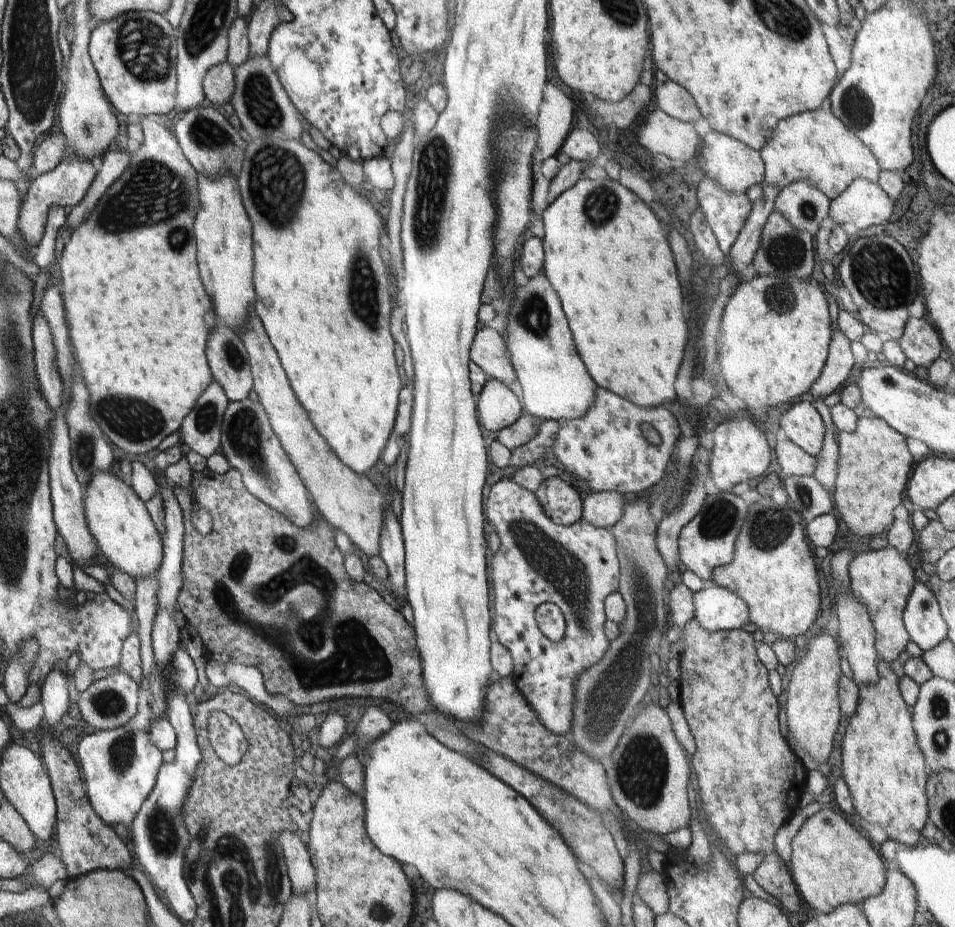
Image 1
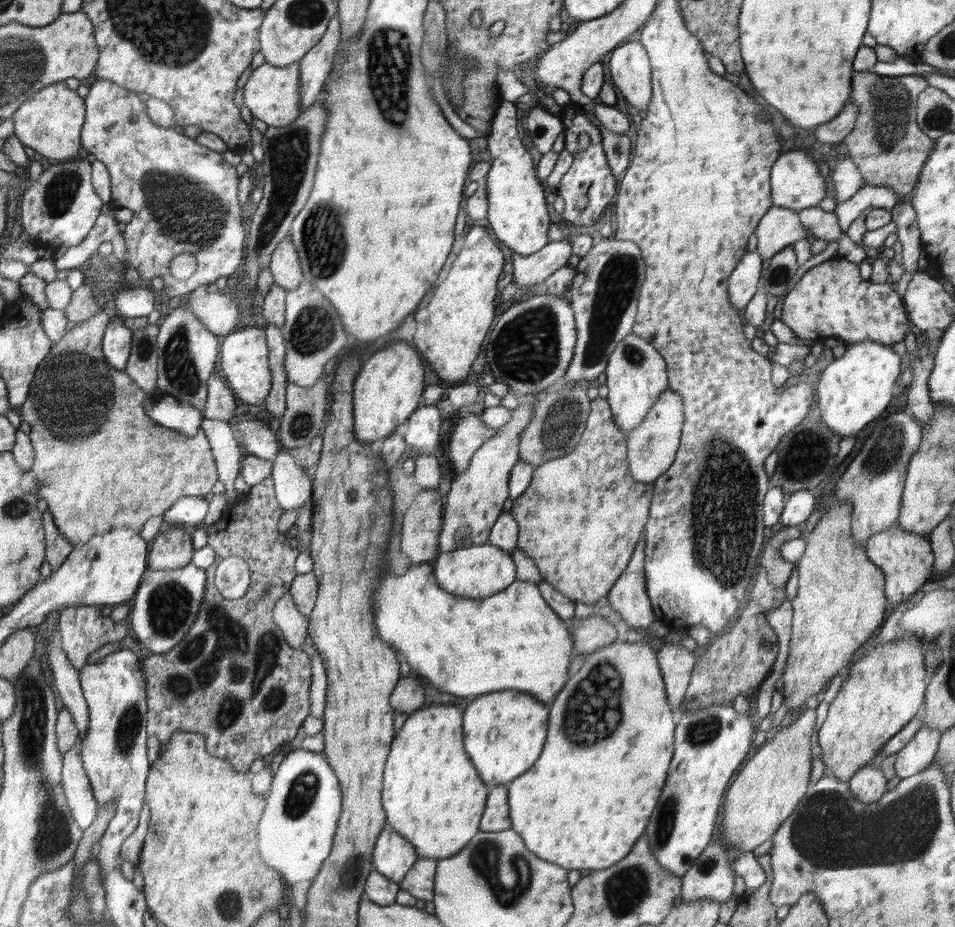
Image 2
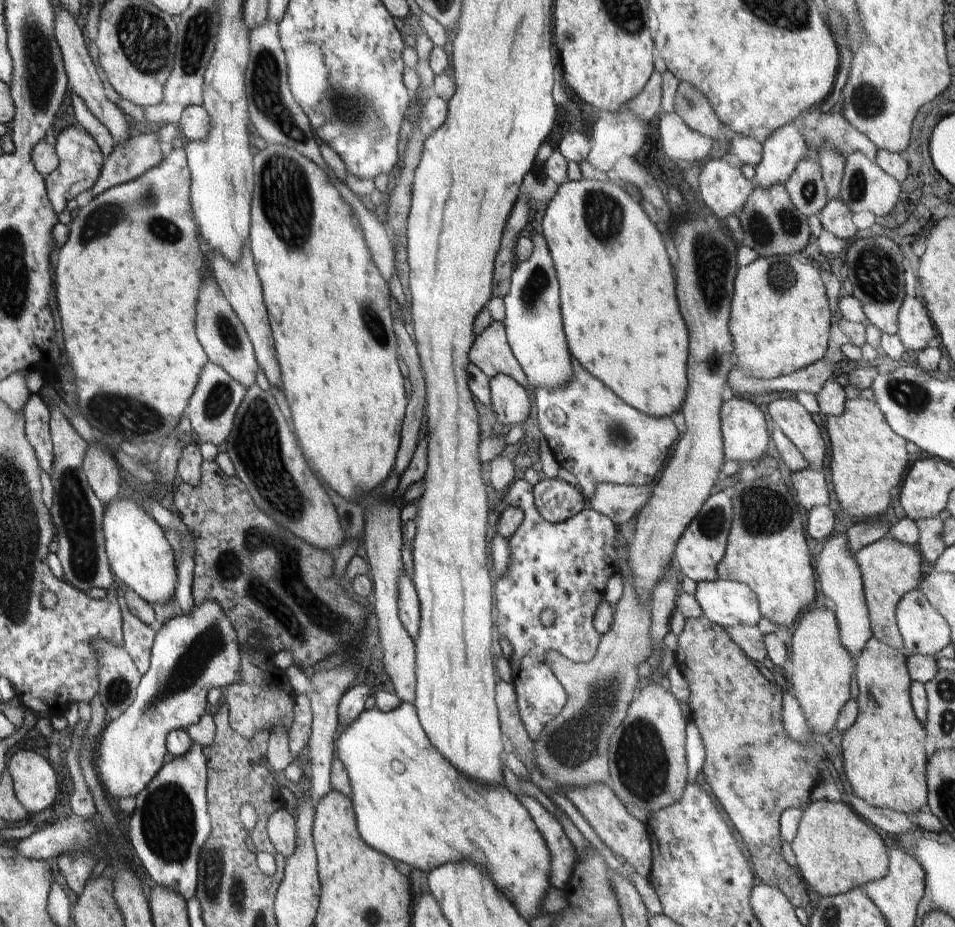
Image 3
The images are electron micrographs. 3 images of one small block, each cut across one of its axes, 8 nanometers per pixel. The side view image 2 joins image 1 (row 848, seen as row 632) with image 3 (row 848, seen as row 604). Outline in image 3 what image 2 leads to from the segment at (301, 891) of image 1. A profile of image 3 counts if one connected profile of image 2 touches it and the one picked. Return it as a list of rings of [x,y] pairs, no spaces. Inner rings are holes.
[[[285,808],[273,812],[267,820],[267,836],[273,848],[287,860],[295,852],[295,816],[289,816]]]

